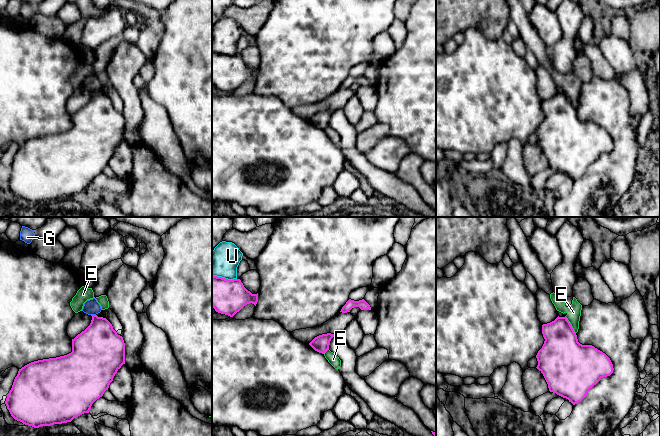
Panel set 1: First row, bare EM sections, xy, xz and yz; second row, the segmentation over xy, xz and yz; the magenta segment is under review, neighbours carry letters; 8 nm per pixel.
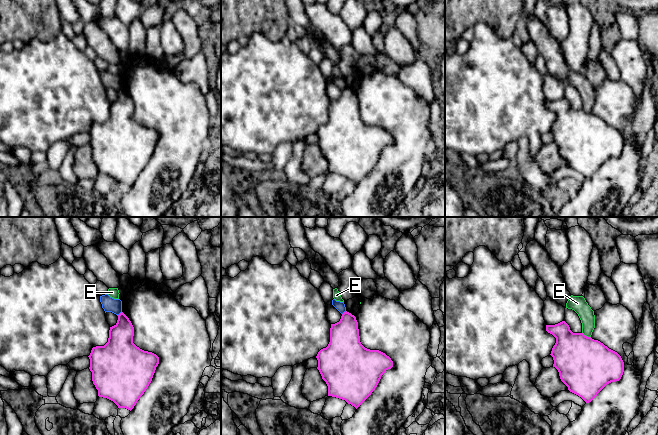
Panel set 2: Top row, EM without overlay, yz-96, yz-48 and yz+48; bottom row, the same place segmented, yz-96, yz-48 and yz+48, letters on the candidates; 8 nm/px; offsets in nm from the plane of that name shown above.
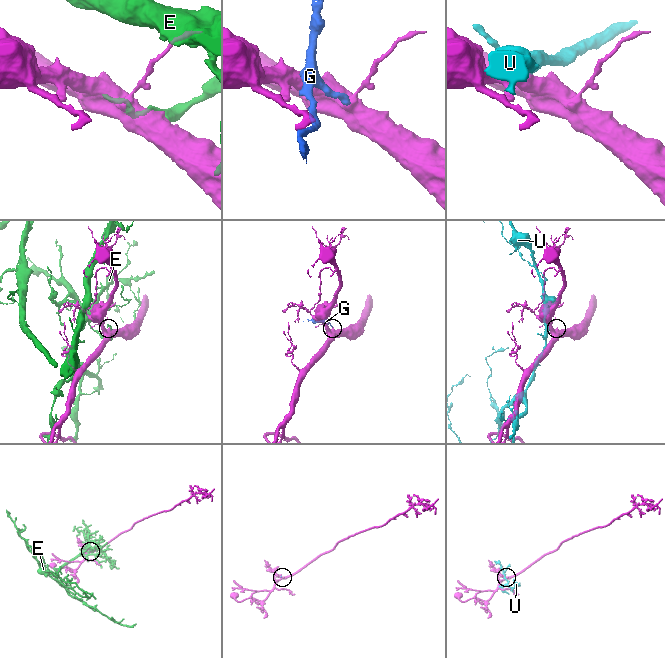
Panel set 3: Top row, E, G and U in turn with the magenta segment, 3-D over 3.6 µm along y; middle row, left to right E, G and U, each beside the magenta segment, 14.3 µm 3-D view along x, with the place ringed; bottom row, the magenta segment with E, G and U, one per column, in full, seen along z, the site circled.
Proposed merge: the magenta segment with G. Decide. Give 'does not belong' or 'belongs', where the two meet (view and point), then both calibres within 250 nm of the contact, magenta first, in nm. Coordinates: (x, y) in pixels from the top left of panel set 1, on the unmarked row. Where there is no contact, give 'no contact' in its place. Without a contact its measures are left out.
does not belong; contact xy (93, 91); calibres 340 and 130 nm

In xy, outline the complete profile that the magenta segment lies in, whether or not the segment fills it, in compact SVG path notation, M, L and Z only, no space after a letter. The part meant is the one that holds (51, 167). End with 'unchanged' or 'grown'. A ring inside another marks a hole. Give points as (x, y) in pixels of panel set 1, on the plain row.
M91 92L90 101L72 115L71 129L34 137L19 145L5 177L15 196L34 204L71 198L74 194L89 189L92 180L108 166L115 150L125 140L125 119L123 113L117 110L106 94Z | unchanged

